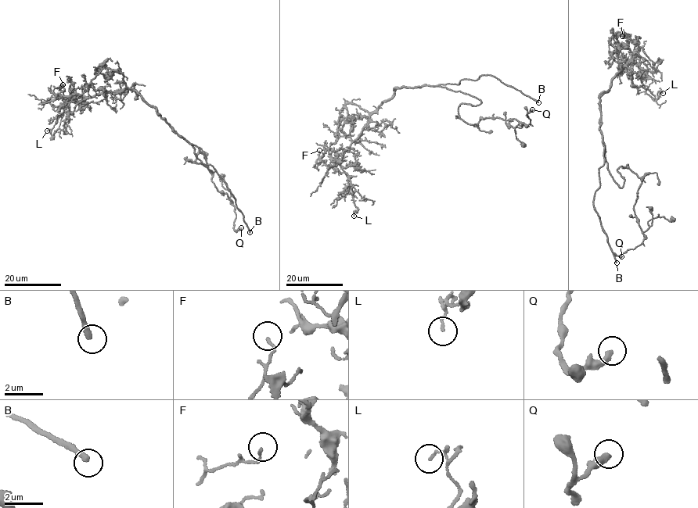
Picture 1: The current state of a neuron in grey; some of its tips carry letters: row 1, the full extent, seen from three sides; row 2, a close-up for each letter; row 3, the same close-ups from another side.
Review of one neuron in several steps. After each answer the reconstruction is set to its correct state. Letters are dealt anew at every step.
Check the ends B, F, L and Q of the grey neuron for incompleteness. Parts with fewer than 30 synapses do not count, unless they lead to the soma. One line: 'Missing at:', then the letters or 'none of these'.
Missing at: B

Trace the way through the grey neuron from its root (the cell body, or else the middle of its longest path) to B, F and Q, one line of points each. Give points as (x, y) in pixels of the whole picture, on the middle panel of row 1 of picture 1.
B: (435, 86), (448, 83), (458, 84), (462, 80), (474, 80), (488, 75), (538, 102)
F: (435, 86), (399, 87), (370, 112), (346, 105), (340, 112), (336, 141), (318, 163), (319, 150)
Q: (435, 86), (481, 101), (458, 106), (459, 117), (472, 125), (497, 117), (526, 126), (532, 109)

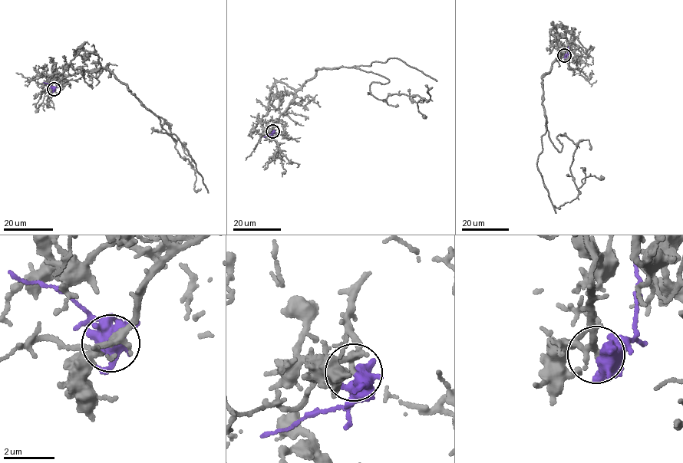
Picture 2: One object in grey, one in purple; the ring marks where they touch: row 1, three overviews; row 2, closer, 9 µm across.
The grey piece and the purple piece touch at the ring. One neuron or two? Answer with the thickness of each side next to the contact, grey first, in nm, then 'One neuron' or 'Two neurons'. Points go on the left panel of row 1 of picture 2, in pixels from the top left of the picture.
Thickness 160 nm (grey) against 400 nm. One neuron

